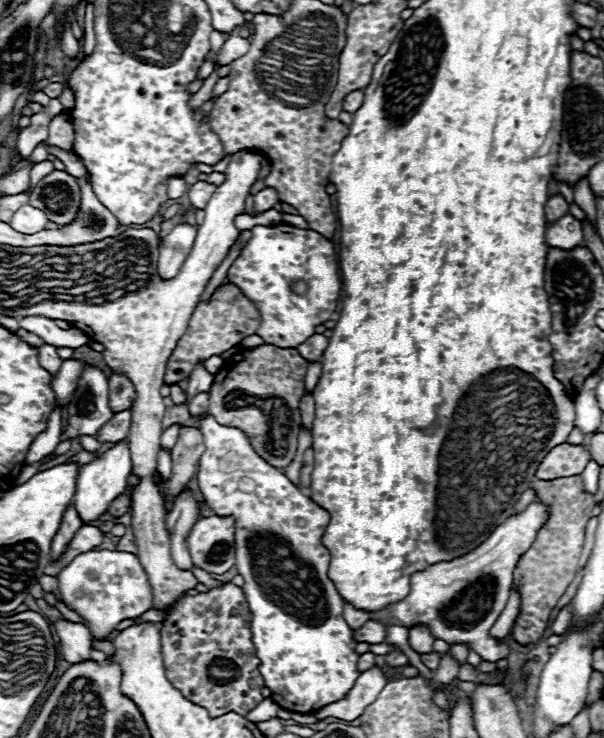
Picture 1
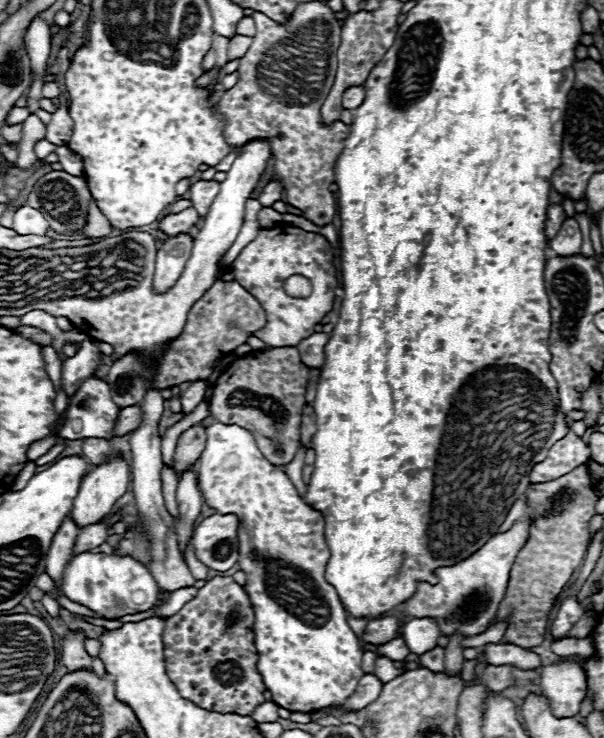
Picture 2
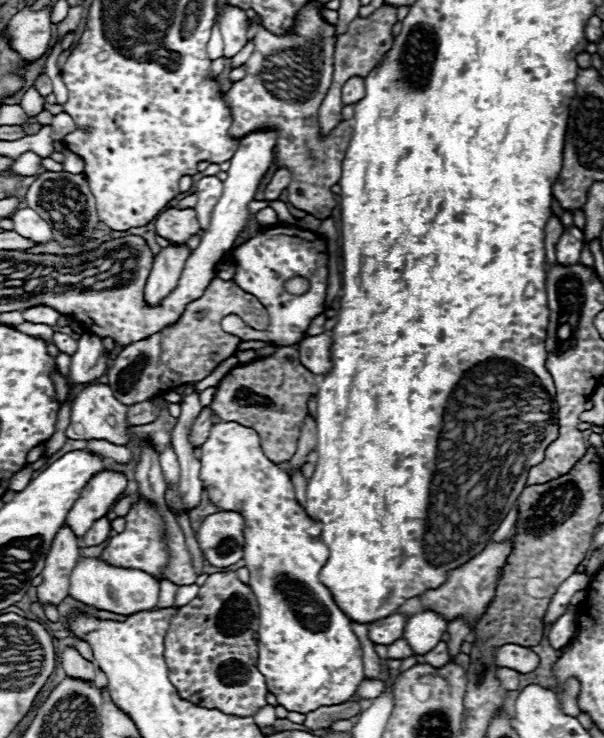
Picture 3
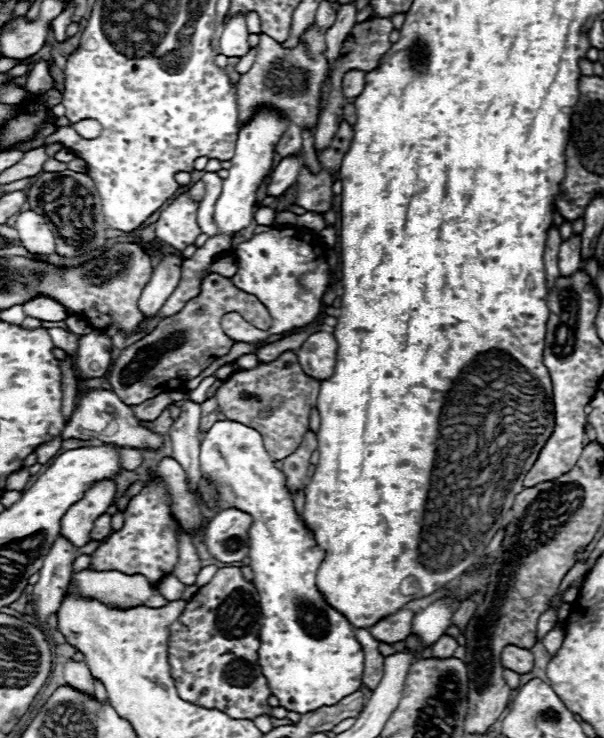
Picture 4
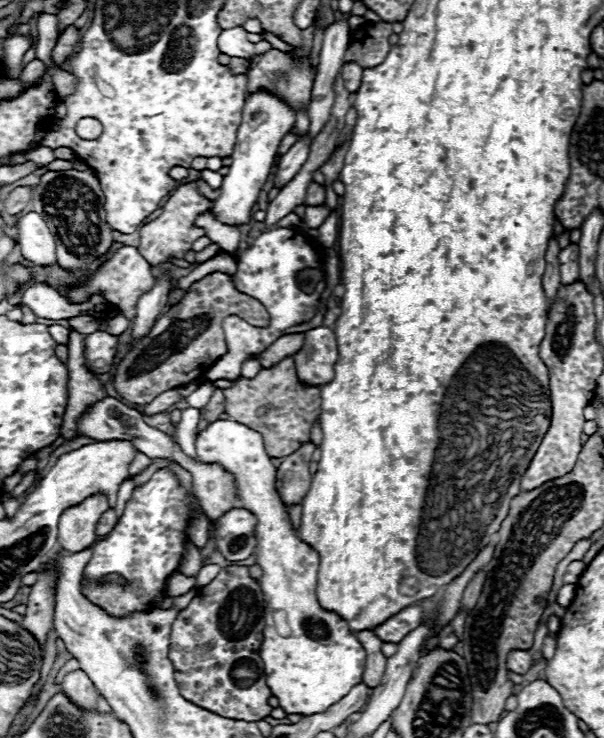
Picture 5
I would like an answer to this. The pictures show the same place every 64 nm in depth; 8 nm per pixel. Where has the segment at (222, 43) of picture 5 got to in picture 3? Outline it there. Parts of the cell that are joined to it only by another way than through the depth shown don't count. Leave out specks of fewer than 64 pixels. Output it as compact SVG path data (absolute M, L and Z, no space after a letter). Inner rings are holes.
M226 4L226 8L220 14L220 20L218 20L218 28L222 32L224 42L224 57L232 58L234 54L238 54L244 48L244 44L246 44L244 22L246 22L244 10Z

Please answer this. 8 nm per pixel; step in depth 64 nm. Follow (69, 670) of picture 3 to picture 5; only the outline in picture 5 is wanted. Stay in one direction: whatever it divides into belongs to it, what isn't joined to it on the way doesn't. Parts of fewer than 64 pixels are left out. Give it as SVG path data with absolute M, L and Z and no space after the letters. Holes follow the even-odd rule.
M74 670L68 672L62 680L62 692L80 708L84 710L94 710L96 708L96 700L98 700L98 690L92 684L92 680L88 678L88 674L84 670Z

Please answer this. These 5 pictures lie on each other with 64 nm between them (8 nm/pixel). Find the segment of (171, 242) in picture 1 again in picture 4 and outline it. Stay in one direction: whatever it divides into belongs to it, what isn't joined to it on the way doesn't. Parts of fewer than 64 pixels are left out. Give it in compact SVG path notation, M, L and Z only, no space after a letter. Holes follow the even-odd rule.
M162 254L152 276L150 282L146 284L146 288L142 290L140 296L140 310L146 316L154 316L164 300L168 300L168 296L176 290L178 282L180 282L180 270L182 270L182 254Z

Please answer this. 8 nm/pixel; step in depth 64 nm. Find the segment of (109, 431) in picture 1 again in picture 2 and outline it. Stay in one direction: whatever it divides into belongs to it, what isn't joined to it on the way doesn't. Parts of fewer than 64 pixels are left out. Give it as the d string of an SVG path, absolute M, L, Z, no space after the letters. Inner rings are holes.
M128 406L120 410L120 416L112 428L112 436L120 438L124 434L128 434L130 430L134 430L140 424L140 408L138 406Z

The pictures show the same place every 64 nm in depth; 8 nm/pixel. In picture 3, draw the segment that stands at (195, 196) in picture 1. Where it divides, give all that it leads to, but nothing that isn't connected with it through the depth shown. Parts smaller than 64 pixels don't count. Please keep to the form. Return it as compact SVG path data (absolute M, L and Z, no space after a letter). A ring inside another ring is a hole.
M206 176L200 182L196 182L192 190L198 192L198 202L194 208L196 208L200 228L204 230L204 228L208 228L214 204L222 194L222 180L218 180L216 176Z

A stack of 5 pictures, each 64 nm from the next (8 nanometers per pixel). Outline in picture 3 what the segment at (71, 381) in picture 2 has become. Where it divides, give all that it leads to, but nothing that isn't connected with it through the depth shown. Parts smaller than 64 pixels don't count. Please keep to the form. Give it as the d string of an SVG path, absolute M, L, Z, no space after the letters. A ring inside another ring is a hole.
M82 334L78 340L78 350L72 354L68 378L72 384L86 384L102 376L108 368L108 354L102 346L102 338L94 334Z

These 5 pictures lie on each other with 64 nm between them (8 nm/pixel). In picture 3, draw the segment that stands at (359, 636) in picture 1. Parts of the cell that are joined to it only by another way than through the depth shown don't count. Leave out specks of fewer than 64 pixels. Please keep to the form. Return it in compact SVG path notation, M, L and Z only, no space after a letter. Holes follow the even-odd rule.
M390 614L382 620L376 620L376 622L368 624L368 638L374 644L390 644L390 642L402 638L404 626L406 626L406 616Z

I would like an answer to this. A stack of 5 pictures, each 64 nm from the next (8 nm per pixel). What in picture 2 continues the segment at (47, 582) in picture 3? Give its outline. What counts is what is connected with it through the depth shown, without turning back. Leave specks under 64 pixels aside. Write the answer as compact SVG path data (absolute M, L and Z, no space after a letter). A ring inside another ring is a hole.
M68 514L62 522L62 526L58 528L56 536L52 538L52 546L48 552L48 560L46 560L46 574L58 584L62 584L62 574L64 568L68 566L68 562L72 560L72 548L74 548L74 540L78 536L78 526L72 520L72 516Z

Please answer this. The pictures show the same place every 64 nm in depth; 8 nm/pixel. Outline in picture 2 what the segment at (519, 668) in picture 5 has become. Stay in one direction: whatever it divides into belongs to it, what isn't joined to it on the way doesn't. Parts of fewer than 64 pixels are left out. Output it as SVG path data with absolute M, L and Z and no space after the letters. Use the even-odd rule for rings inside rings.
M484 644L482 654L486 656L486 662L494 666L500 666L500 664L510 664L516 668L538 668L540 666L538 654L514 644Z

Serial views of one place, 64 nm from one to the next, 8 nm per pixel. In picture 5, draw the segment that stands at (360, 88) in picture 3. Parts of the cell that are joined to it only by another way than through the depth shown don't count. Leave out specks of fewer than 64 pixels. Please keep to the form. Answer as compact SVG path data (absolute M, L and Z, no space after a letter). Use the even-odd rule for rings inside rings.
M346 64L342 68L342 78L344 78L344 88L350 92L350 94L356 94L358 88L360 88L360 82L362 82L362 68L358 64Z

